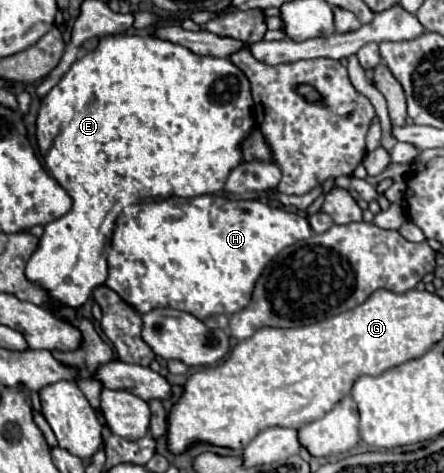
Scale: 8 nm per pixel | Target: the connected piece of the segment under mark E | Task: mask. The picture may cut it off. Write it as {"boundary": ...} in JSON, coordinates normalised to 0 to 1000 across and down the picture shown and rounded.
{"boundary":[[[245,74],[232,78],[218,95],[214,108],[196,112],[191,121],[173,125],[160,146],[137,163],[137,171],[106,197],[106,205],[92,214],[88,226],[88,247],[83,247],[83,302],[88,302],[88,323],[110,357],[110,366],[128,378],[128,387],[164,416],[164,438],[151,455],[115,467],[101,476],[97,497],[88,501],[83,526],[61,552],[56,581],[65,594],[83,598],[92,611],[106,615],[110,624],[110,653],[128,658],[137,649],[160,649],[178,653],[209,619],[214,607],[236,598],[241,590],[241,539],[236,539],[236,518],[250,510],[255,484],[264,455],[277,446],[277,438],[295,429],[313,429],[327,421],[372,421],[372,416],[444,416],[444,412],[471,412],[489,408],[502,400],[507,378],[525,353],[534,353],[547,336],[543,307],[547,298],[565,285],[574,268],[570,252],[570,205],[565,205],[565,184],[543,146],[534,146],[516,125],[480,121],[480,146],[475,146],[475,121],[448,121],[430,112],[426,104],[408,95],[390,95],[381,87],[349,82],[340,74],[313,78],[313,74]]]}

